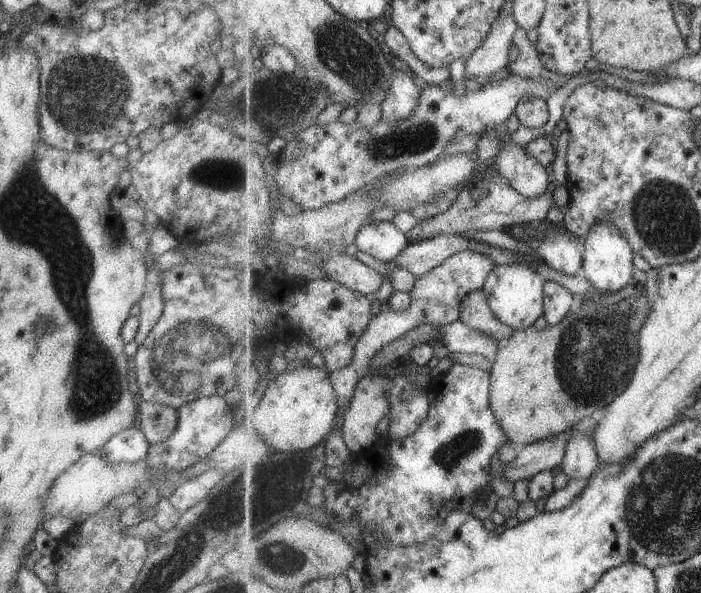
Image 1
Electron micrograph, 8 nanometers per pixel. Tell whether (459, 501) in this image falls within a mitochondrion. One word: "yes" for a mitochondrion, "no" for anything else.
no

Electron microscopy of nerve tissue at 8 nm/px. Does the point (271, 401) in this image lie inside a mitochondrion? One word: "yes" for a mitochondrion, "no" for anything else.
no

